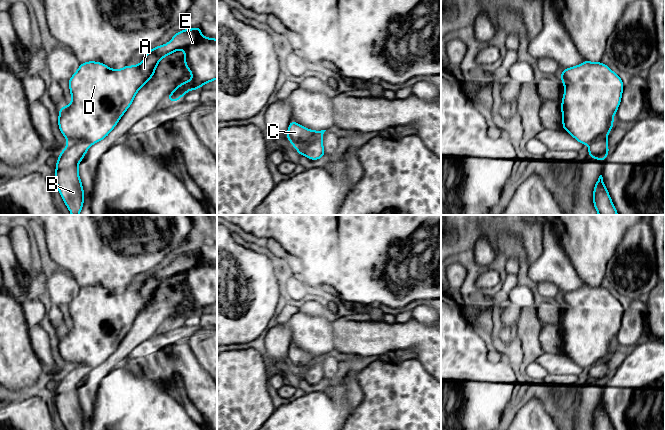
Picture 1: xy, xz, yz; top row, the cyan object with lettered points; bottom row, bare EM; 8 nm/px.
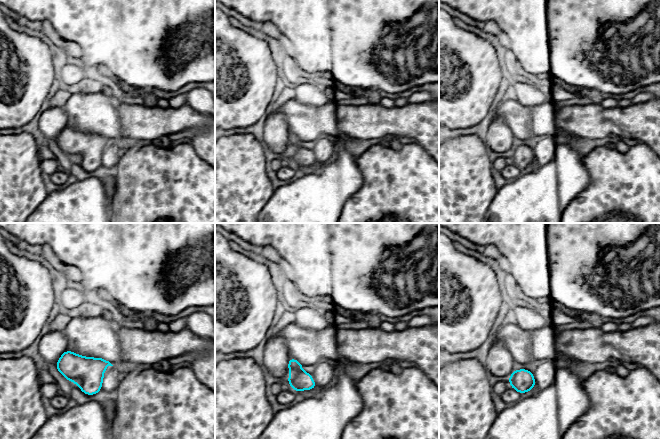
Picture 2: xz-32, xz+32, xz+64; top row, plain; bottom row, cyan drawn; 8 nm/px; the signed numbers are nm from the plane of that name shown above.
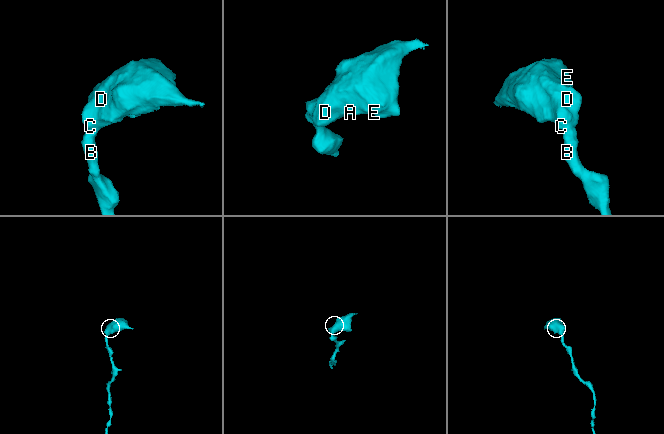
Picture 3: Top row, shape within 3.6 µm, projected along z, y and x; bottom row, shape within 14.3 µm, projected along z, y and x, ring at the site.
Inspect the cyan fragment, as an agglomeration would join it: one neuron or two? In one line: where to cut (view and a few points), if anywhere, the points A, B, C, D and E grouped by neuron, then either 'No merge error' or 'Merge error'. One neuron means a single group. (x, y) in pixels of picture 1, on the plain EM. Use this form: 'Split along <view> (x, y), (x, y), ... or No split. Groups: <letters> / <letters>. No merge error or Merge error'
No split. Groups: A B C D E. No merge error

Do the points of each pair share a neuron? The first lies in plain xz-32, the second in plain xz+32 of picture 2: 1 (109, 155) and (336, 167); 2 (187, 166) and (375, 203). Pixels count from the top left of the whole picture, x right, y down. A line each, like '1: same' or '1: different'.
1: different
2: same

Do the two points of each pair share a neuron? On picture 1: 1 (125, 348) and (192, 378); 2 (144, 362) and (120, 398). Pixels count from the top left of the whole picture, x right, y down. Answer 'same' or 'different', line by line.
1: different
2: different

